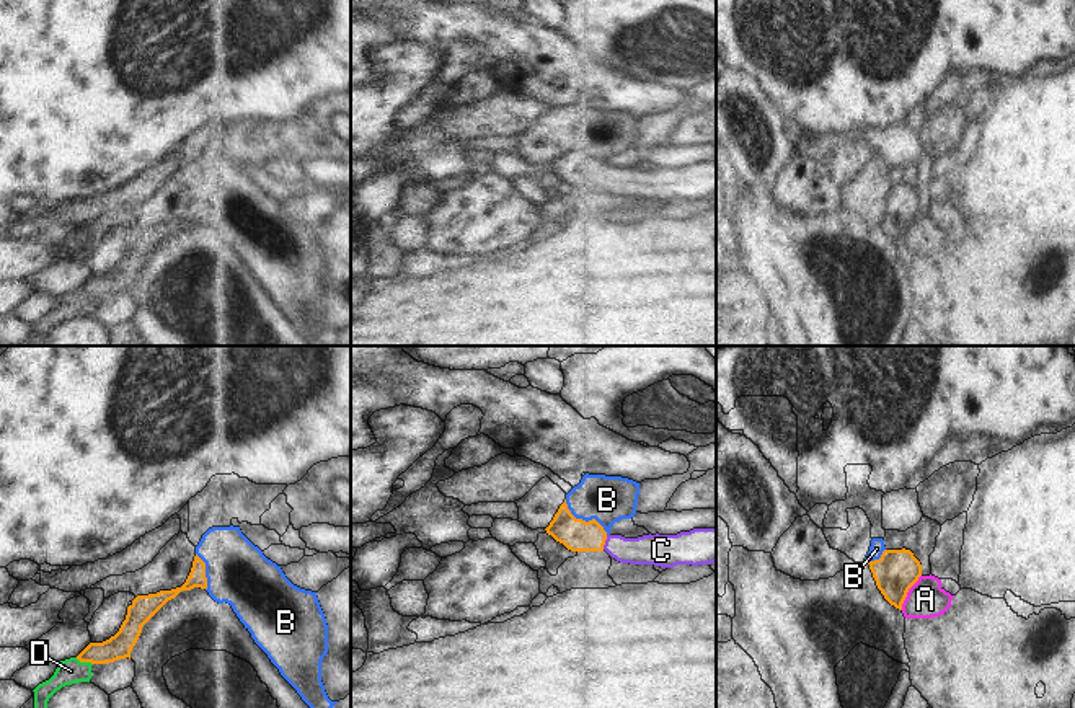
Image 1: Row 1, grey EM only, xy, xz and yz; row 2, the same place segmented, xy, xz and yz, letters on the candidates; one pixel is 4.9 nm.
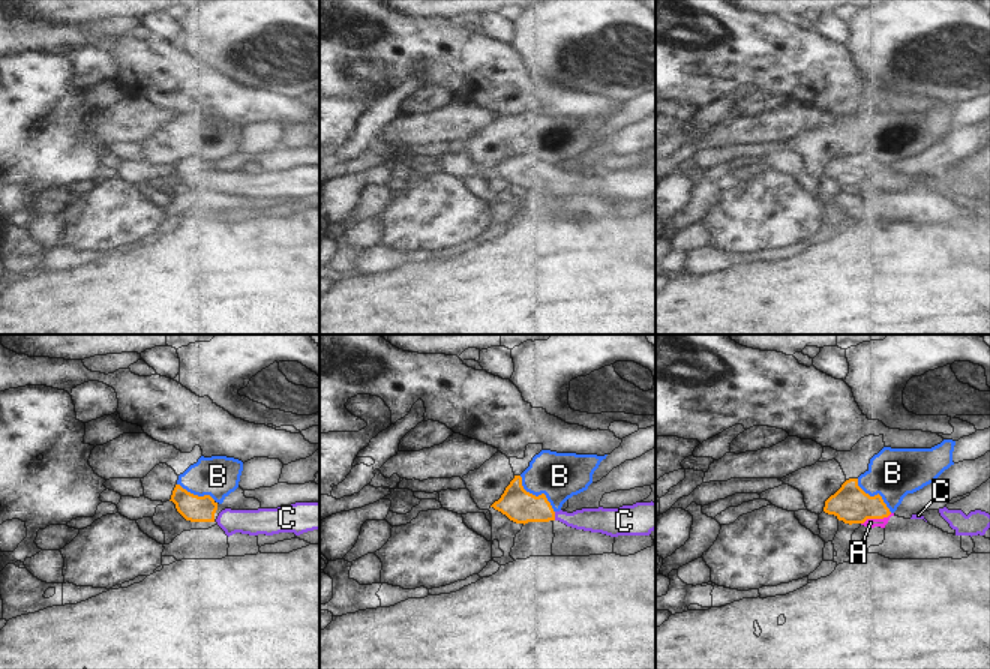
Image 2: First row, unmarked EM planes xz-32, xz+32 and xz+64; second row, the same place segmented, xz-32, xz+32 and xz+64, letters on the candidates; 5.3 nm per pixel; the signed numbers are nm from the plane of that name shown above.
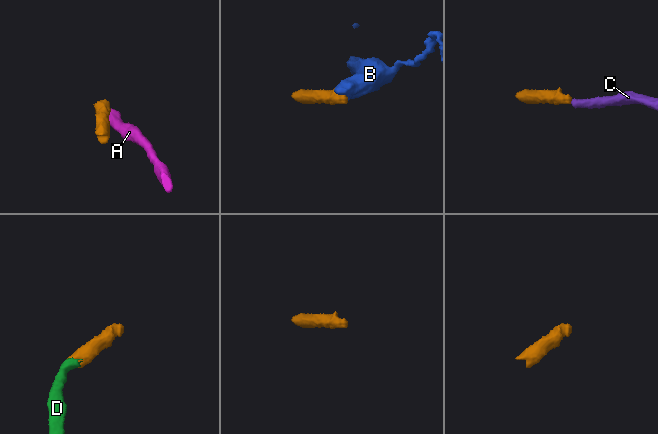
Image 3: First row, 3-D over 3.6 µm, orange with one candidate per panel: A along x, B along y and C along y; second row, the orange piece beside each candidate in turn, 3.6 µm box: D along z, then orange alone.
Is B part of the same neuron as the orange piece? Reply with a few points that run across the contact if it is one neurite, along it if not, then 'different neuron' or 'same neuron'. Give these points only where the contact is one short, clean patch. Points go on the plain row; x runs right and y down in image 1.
xz (565, 134), (576, 152), (594, 154), (607, 168) | different neuron

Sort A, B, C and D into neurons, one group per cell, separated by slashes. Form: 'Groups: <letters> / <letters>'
Groups: A / B / C D

